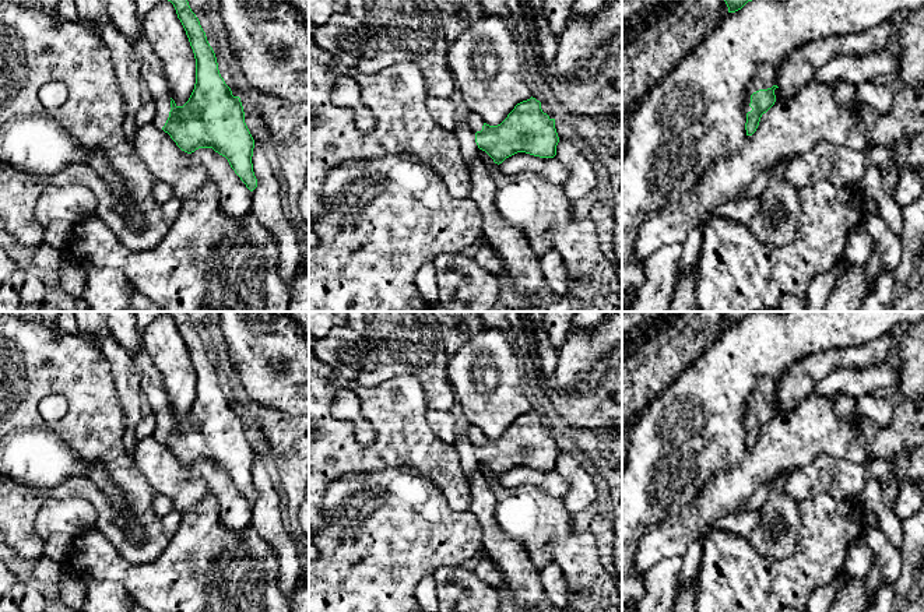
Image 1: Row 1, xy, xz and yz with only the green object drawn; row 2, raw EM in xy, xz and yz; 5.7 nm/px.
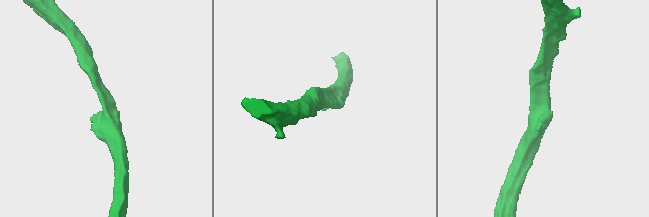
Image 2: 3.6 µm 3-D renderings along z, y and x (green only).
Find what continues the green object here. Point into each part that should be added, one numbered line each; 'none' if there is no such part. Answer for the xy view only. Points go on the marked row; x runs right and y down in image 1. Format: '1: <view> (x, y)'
1: xy (151, 70)

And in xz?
1: xz (475, 123)

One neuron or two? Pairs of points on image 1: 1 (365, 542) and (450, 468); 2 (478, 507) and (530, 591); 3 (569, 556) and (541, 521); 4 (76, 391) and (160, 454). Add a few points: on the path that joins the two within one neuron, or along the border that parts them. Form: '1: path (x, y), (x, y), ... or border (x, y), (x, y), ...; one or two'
1: border (404, 465), (417, 468), (453, 509); two
2: path (491, 528), (496, 544), (519, 570); one
3: border (571, 531), (552, 540); two
4: border (133, 454), (136, 467), (150, 484); two

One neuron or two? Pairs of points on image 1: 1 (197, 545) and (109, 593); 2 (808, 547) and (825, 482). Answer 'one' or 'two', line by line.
1: two
2: two

